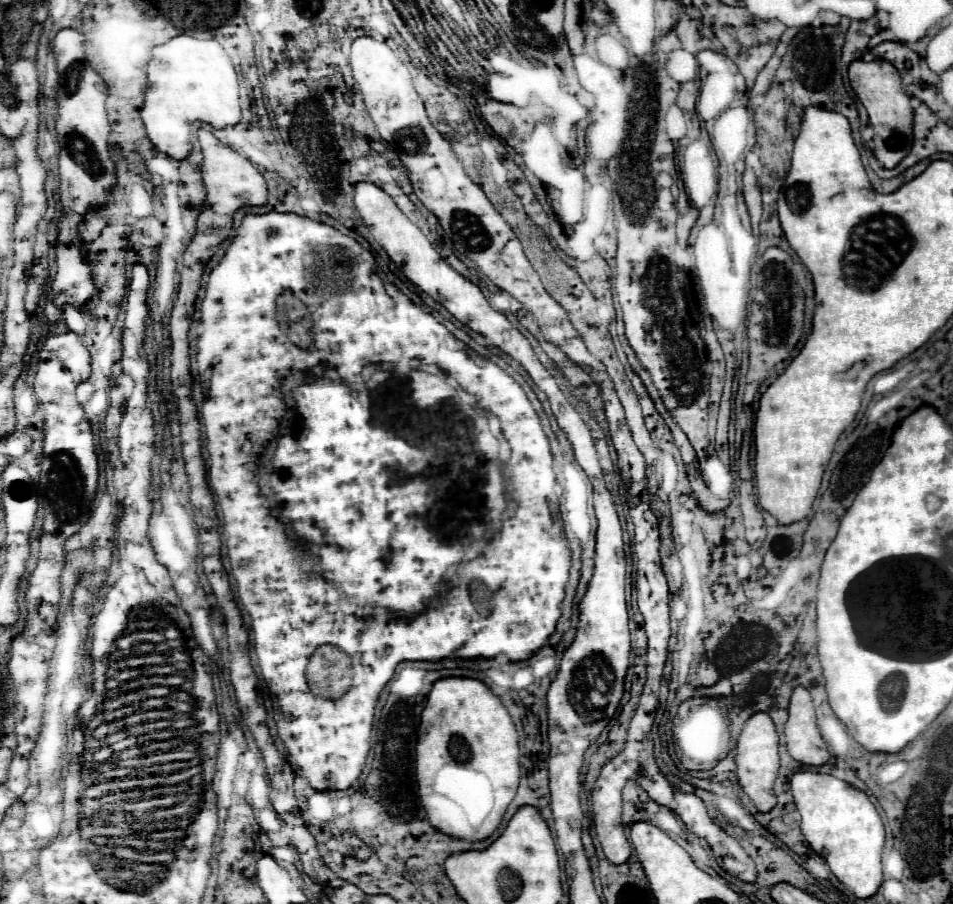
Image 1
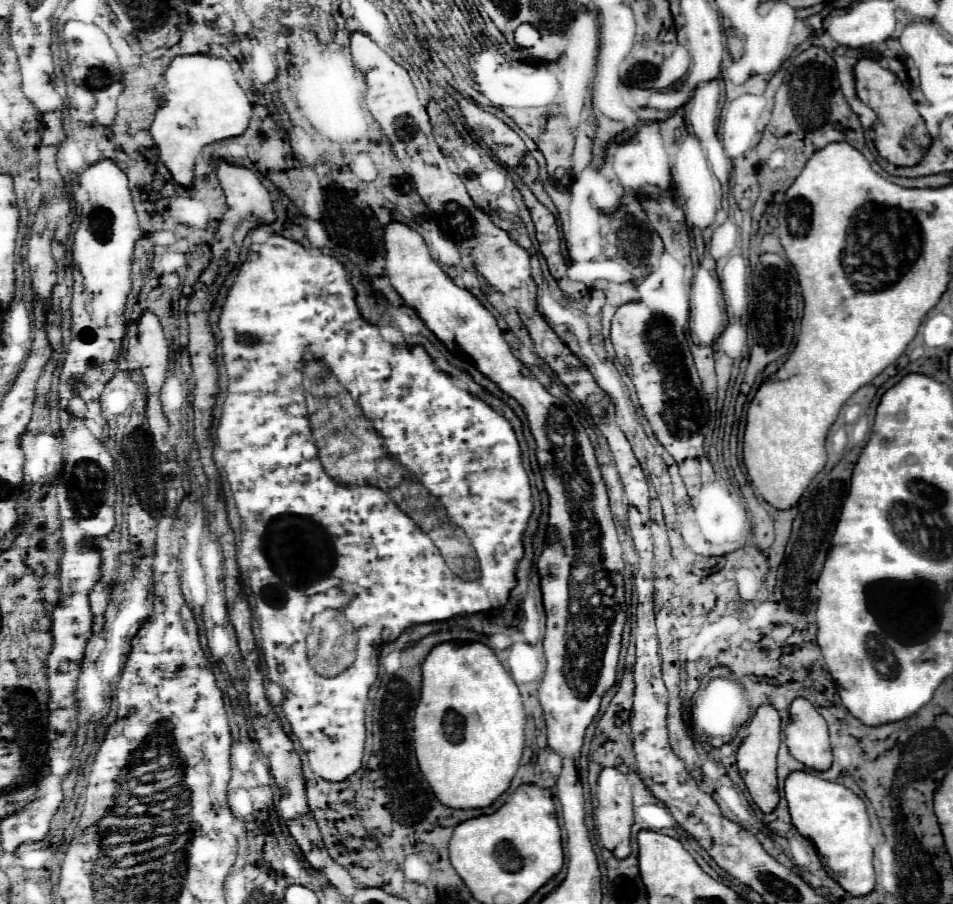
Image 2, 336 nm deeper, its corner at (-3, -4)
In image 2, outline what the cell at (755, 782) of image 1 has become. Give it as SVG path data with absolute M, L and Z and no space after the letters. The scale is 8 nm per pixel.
M762 705L754 713L754 717L748 725L748 735L744 737L744 741L740 743L740 749L736 753L738 769L740 769L740 775L746 783L746 789L762 813L770 813L778 805L776 753L778 753L778 745L781 742L781 733L781 719L778 711L772 705Z

